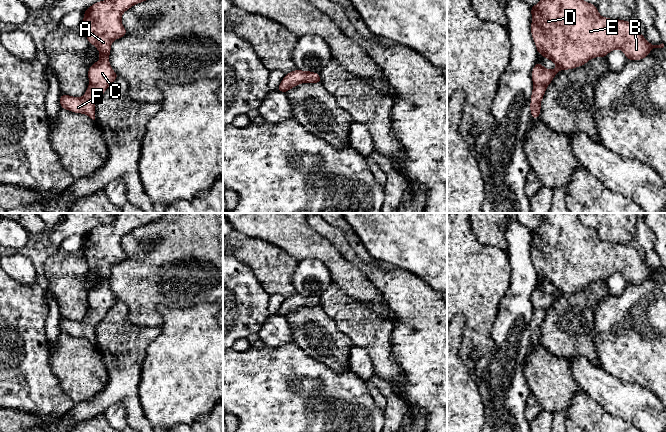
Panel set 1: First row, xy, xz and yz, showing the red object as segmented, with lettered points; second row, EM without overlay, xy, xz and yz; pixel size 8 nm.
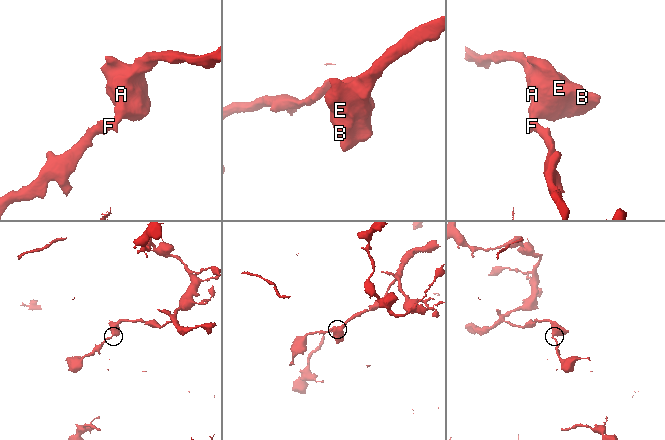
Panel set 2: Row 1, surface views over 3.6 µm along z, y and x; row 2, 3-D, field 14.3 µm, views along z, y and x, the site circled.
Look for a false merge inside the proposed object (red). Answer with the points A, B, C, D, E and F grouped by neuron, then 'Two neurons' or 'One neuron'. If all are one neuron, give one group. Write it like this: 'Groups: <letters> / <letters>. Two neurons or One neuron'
Groups: A B C D E F. One neuron

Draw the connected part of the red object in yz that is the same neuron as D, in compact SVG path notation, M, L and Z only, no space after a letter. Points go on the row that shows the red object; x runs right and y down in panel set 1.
M540 0L531 7L531 14L530 30L537 52L557 65L555 69L548 70L537 61L532 70L533 90L530 103L532 119L539 118L540 102L547 86L559 70L577 68L592 58L606 57L615 49L621 49L627 60L638 61L649 56L651 49L664 47L663 43L653 45L647 42L632 22L602 17L594 4L583 0Z

